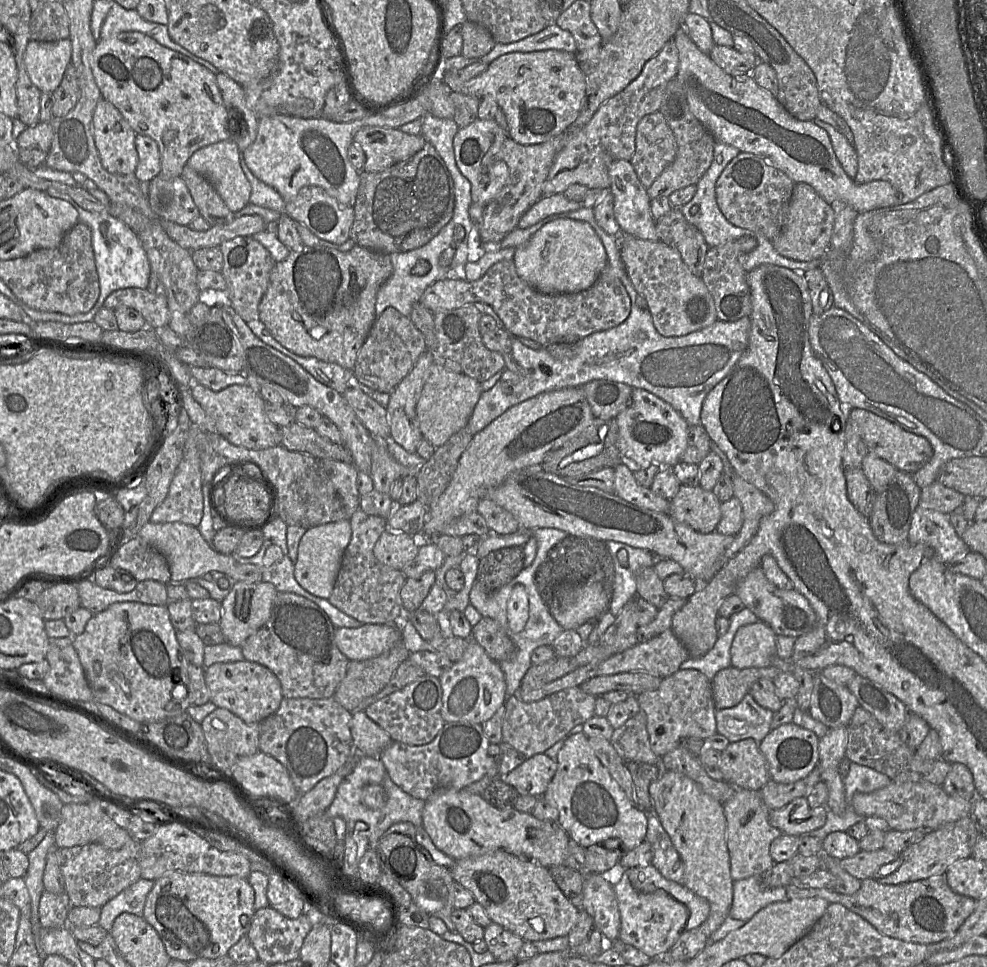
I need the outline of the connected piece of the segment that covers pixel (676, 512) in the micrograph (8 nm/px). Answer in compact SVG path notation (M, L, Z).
M681 485L669 503L671 517L700 533L715 531L721 519L721 502L712 491L698 485Z

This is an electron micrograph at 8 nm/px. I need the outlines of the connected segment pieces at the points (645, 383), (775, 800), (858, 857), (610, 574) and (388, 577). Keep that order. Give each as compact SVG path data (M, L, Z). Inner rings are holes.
M581 207L575 211L553 214L524 229L516 227L513 231L506 235L506 237L498 245L487 245L484 246L483 249L503 249L508 247L516 248L527 242L531 236L544 224L558 218L570 218L584 221L592 226L604 245L608 264L611 266L617 277L621 280L630 297L630 314L627 319L618 326L608 330L592 333L574 343L574 357L568 361L559 361L554 359L548 353L545 347L538 349L530 348L517 339L519 336L515 336L506 330L509 337L511 338L511 354L516 362L525 369L526 376L518 376L506 368L502 372L501 378L495 383L495 385L490 390L483 391L481 393L471 418L466 426L468 431L473 435L477 434L479 431L488 426L493 420L506 412L509 408L530 398L533 398L540 393L555 391L565 387L581 387L587 382L599 379L612 380L630 385L632 388L641 388L647 390L671 405L685 419L689 426L700 424L701 409L705 397L722 379L728 375L748 345L748 337L751 327L751 321L749 317L744 317L735 322L724 322L717 320L714 324L707 328L691 332L684 336L665 337L660 335L653 325L650 312L640 308L637 304L638 293L635 291L625 270L625 265L621 259L618 238L606 233L597 224L594 217L593 208ZM639 331L645 333L645 339L637 340L635 338L635 334ZM543 367L547 367L549 371L545 372ZM505 387L511 388L510 394L504 393Z
M817 766L808 776L794 783L779 783L769 780L760 790L760 796L770 810L784 807L793 799L807 797L812 788L821 780L820 768Z
M884 848L875 851L861 850L852 857L839 860L839 864L845 871L859 880L878 879L880 867L894 862L899 858L899 854Z
M568 535L548 551L535 574L535 583L547 606L561 594L578 596L584 593L584 585L599 582L606 597L605 609L600 617L585 622L597 623L607 612L616 617L628 601L637 597L636 576L648 567L654 567L653 554L648 550L612 540Z
M360 507L350 518L352 535L345 549L341 566L329 602L362 624L397 624L405 618L400 590L407 579L401 570L379 562L373 548L381 534L388 529L385 518L366 514Z

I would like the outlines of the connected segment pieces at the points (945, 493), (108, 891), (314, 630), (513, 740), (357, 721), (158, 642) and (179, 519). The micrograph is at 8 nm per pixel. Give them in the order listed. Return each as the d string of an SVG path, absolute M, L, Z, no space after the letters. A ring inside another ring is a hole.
M935 481L920 491L919 506L944 514L962 506L966 496Z
M131 838L120 849L110 849L99 843L57 848L57 859L65 883L65 892L72 907L101 908L121 891L137 882L141 878L140 843Z
M278 592L267 622L240 647L246 661L270 669L281 683L286 698L330 698L344 679L350 660L335 643L335 629L329 616L311 600L293 592Z
M580 687L567 688L534 702L523 702L518 695L509 695L504 703L502 742L509 744L527 758L543 754L578 725L594 716L596 696Z
M354 711L352 713L350 731L356 752L361 755L379 758L383 750L393 740L364 711Z
M119 602L94 614L84 631L72 636L93 701L110 706L117 712L139 723L159 721L179 715L191 706L191 684L188 677L189 662L176 639L176 630L169 618L167 606L154 606L139 602Z
M190 421L190 429L188 431L188 437L186 439L183 451L183 457L175 471L173 479L170 483L169 490L166 498L163 502L158 505L152 512L149 522L152 523L184 523L197 527L200 524L200 521L203 516L203 494L202 494L202 476L201 476L201 461L196 444L196 435L198 433L207 433L207 432L216 432L216 431L201 431L196 427L192 426Z

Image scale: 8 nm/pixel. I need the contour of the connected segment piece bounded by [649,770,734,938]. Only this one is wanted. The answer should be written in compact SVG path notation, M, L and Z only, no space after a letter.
M662 770L660 776L650 785L649 793L653 802L653 813L682 860L683 885L709 903L709 915L699 929L710 938L728 916L732 904L734 881L730 874L723 804L704 793L695 781L675 771Z

